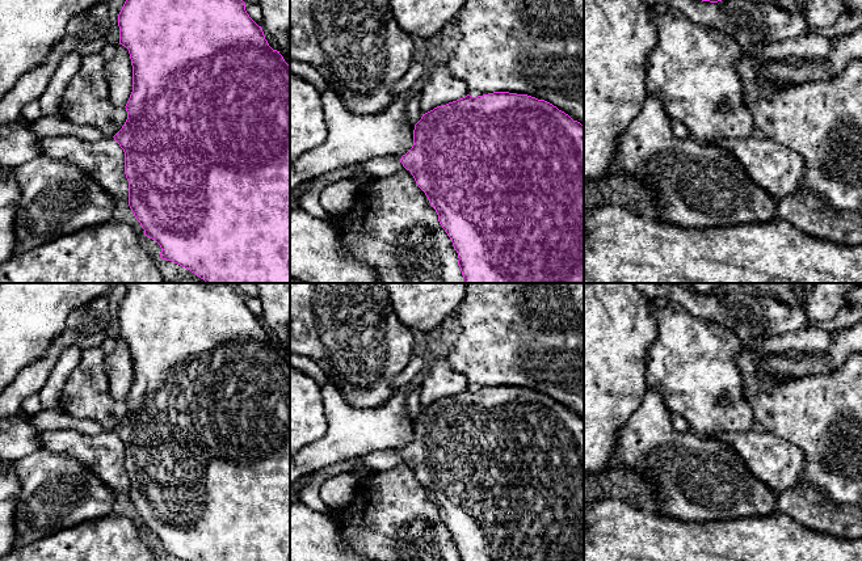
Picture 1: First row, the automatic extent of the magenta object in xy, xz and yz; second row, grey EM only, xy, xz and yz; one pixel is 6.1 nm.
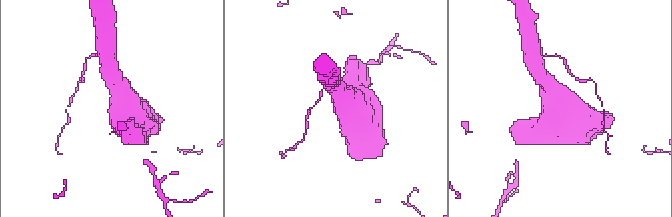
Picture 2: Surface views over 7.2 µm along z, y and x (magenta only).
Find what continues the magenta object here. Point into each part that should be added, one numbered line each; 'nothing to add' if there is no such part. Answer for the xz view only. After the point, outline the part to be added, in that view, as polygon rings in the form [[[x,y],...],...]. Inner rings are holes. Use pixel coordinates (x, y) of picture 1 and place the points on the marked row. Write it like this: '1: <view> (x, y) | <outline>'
1: xz (377, 167) | [[[377,156],[349,166],[342,166],[323,174],[316,176],[314,180],[308,181],[308,190],[302,189],[303,185],[295,187],[290,193],[297,193],[299,197],[299,207],[308,212],[310,215],[321,219],[336,225],[336,220],[332,214],[327,212],[320,203],[320,193],[328,185],[337,182],[340,180],[349,180],[356,174],[370,174],[375,178],[388,177],[396,173],[399,169],[404,168],[400,163],[401,157],[396,156]]]

